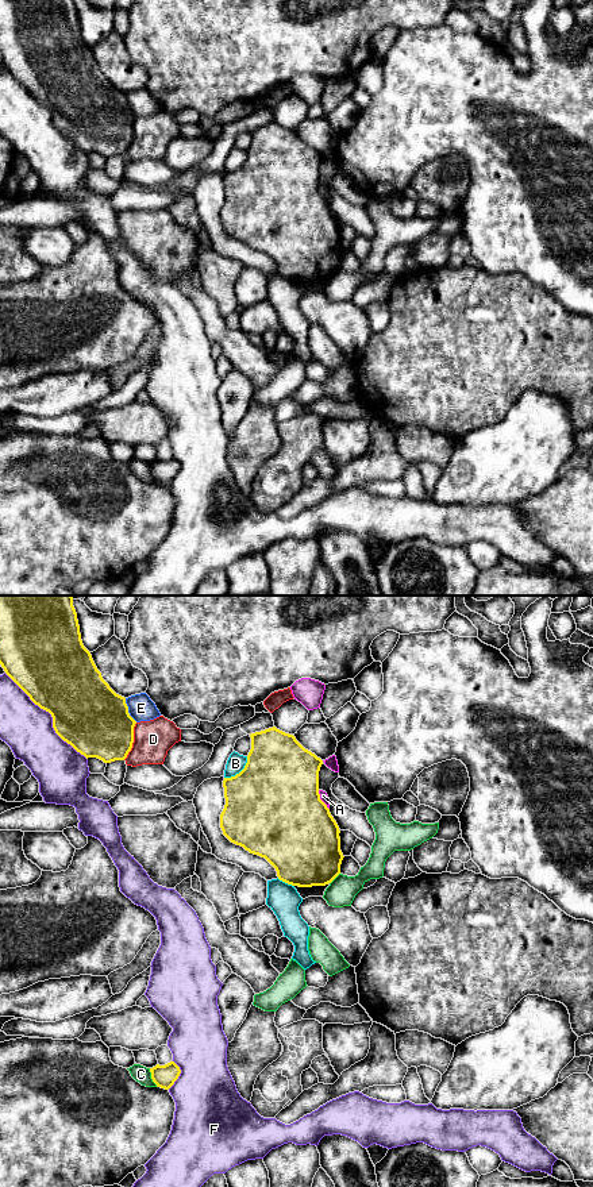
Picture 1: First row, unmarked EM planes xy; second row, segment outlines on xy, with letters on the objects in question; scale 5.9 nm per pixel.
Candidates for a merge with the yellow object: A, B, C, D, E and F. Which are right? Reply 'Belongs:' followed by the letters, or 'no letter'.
Belongs: no letter

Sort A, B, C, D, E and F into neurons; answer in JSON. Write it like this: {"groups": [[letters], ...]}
{"groups": [["A"], ["B"], ["C"], ["D"], ["E"], ["F"]]}

